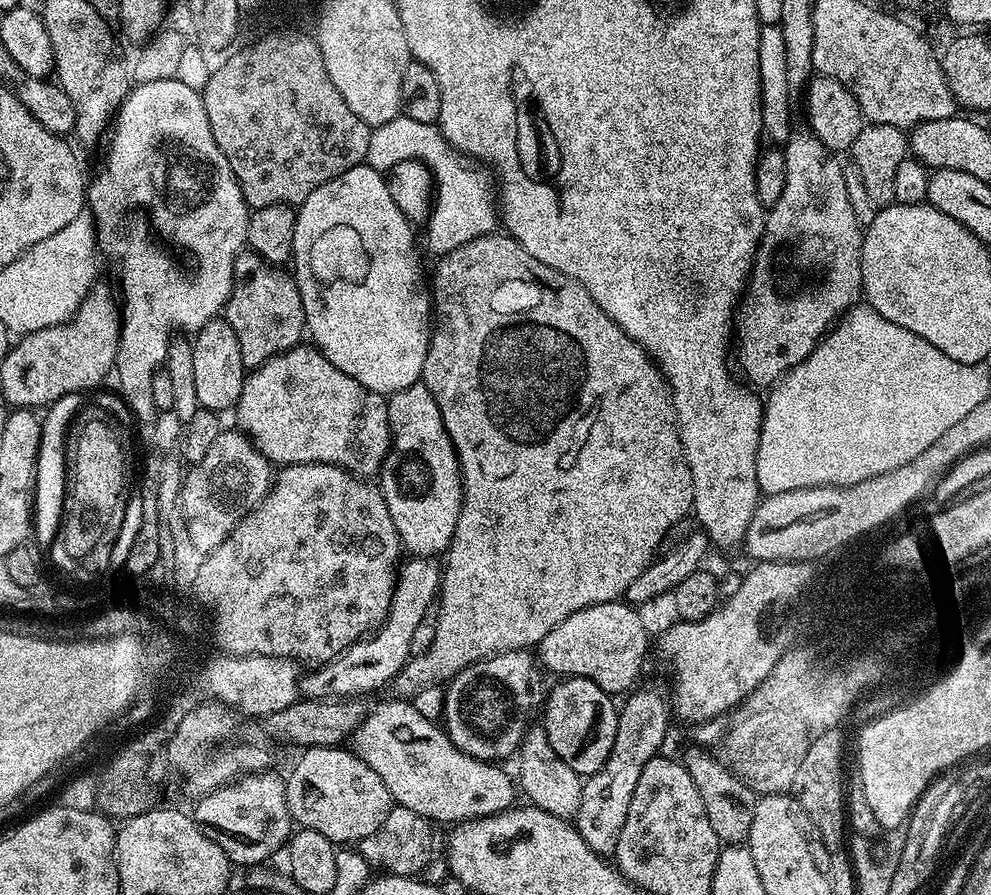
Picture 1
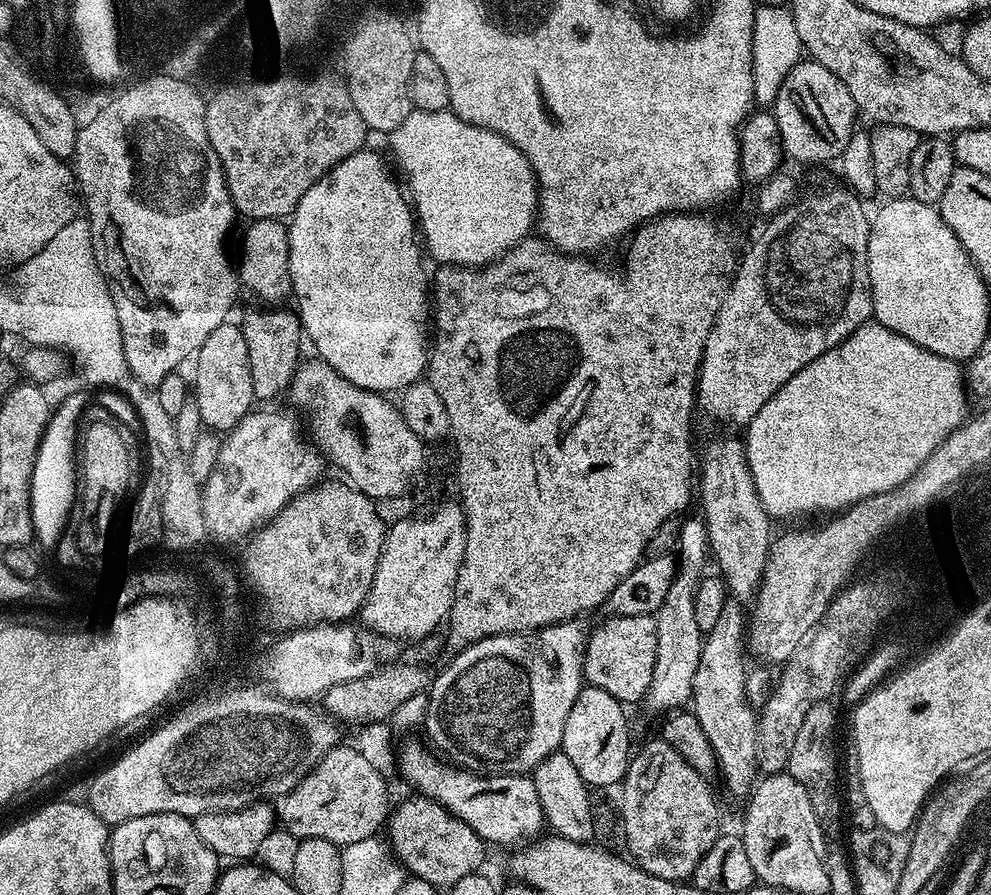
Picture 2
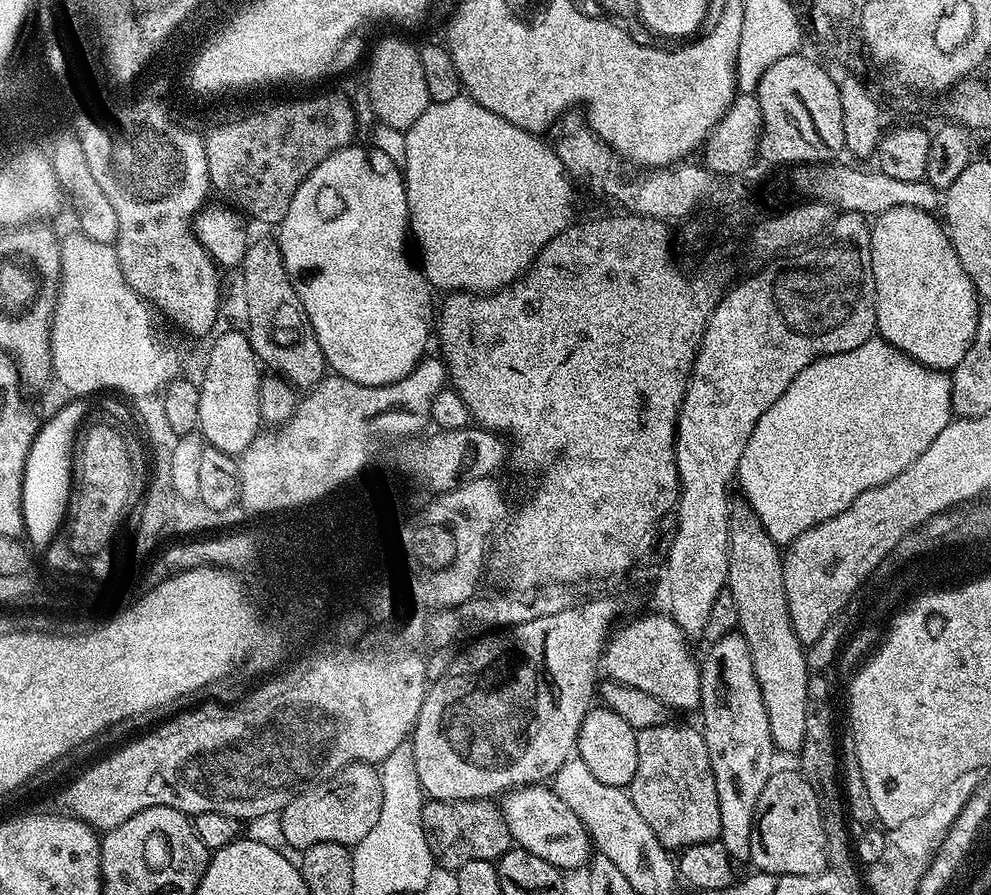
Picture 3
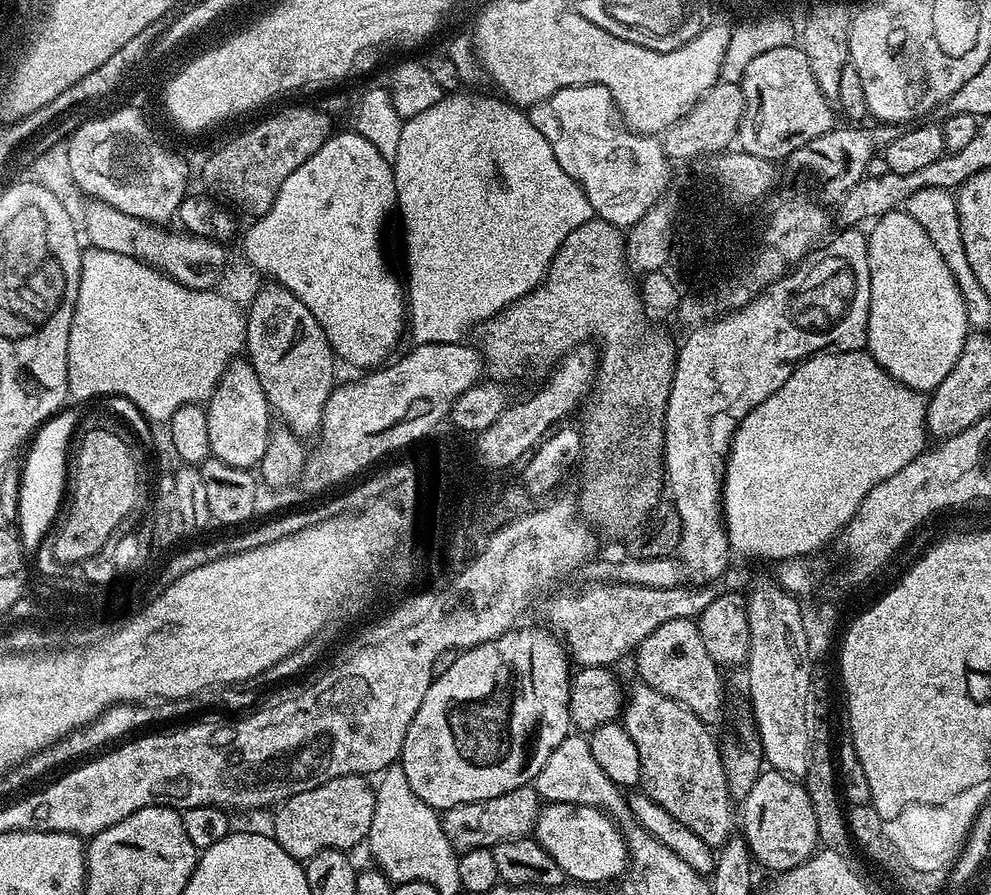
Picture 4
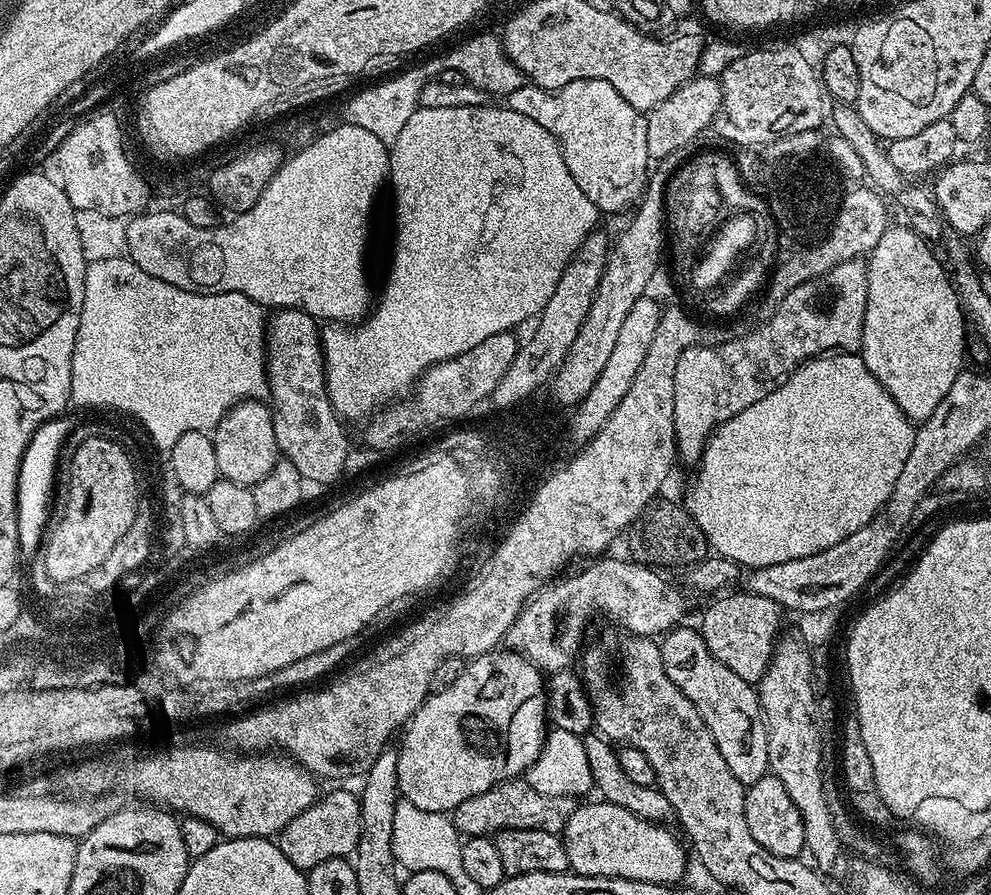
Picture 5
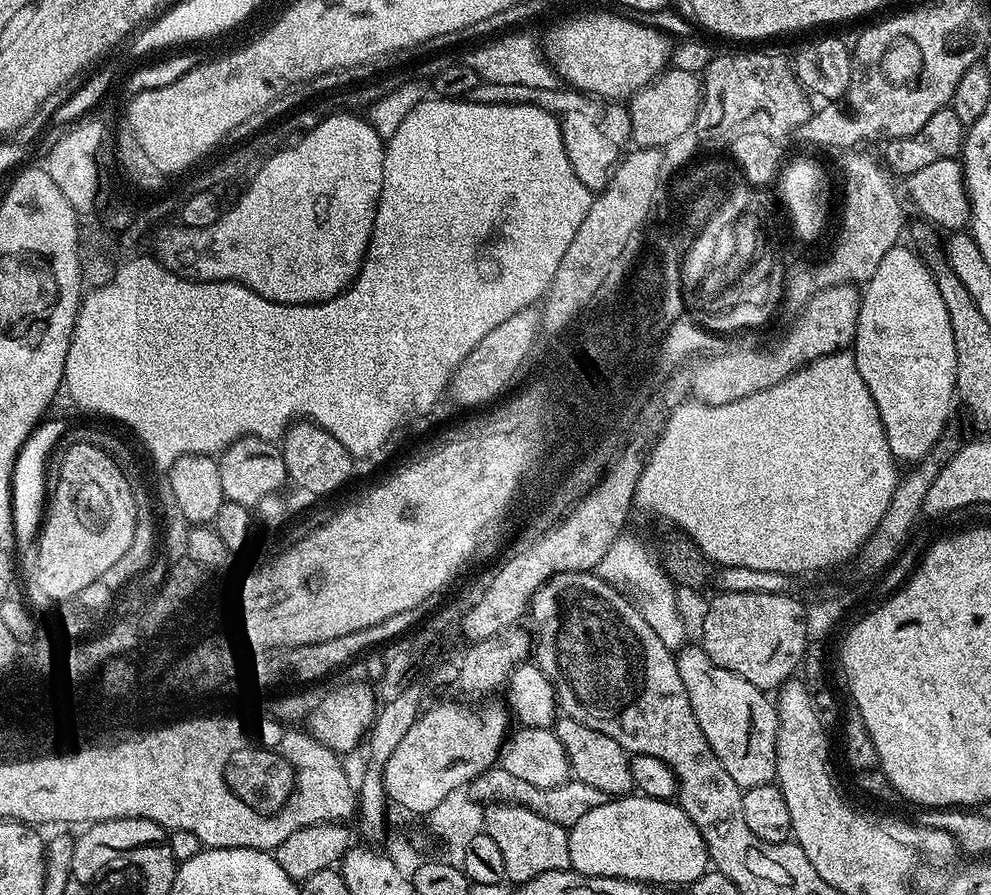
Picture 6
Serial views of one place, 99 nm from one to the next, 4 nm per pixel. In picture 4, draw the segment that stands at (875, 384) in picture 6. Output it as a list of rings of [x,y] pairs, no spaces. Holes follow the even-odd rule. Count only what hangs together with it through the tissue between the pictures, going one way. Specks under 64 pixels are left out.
[[[903,210],[888,212],[879,217],[872,225],[874,225],[872,232],[869,231],[867,233],[868,257],[870,258],[870,314],[868,315],[867,351],[872,353],[875,360],[895,380],[900,381],[901,384],[905,384],[913,392],[931,394],[936,391],[936,388],[942,382],[942,378],[946,378],[946,374],[950,374],[950,370],[954,370],[954,362],[958,362],[958,358],[964,349],[964,344],[968,341],[970,325],[968,323],[968,315],[966,314],[966,302],[962,298],[962,294],[958,288],[958,282],[954,280],[954,274],[950,272],[950,266],[946,266],[946,262],[942,262],[942,254],[938,254],[934,242],[930,242],[930,234],[926,234],[923,226],[909,212]]]

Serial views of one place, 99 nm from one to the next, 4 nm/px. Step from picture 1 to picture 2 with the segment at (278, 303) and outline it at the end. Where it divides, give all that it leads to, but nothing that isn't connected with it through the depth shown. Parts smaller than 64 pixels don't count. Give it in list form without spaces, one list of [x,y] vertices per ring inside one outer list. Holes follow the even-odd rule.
[[[272,306],[268,312],[252,312],[248,316],[248,324],[243,325],[246,346],[250,354],[250,374],[256,400],[272,400],[289,391],[292,386],[292,379],[300,357],[300,336],[302,340],[302,325],[299,315],[295,311],[284,306]]]

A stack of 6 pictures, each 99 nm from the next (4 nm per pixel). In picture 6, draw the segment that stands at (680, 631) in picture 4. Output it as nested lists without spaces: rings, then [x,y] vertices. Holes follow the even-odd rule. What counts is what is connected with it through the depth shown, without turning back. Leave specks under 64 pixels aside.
[[[699,646],[683,647],[675,653],[675,658],[678,674],[682,674],[682,686],[686,686],[688,701],[691,702],[694,710],[694,718],[698,718],[698,726],[702,726],[702,734],[706,734],[706,742],[710,742],[710,750],[714,750],[714,754],[722,762],[722,766],[726,766],[726,774],[730,774],[732,781],[742,790],[773,783],[776,779],[776,731],[780,728],[780,722],[776,719],[775,703],[760,688],[750,686],[750,682],[746,682],[746,678],[738,678],[738,674],[734,674],[730,670],[722,670],[722,666],[710,662],[710,654],[706,654],[704,649]]]

